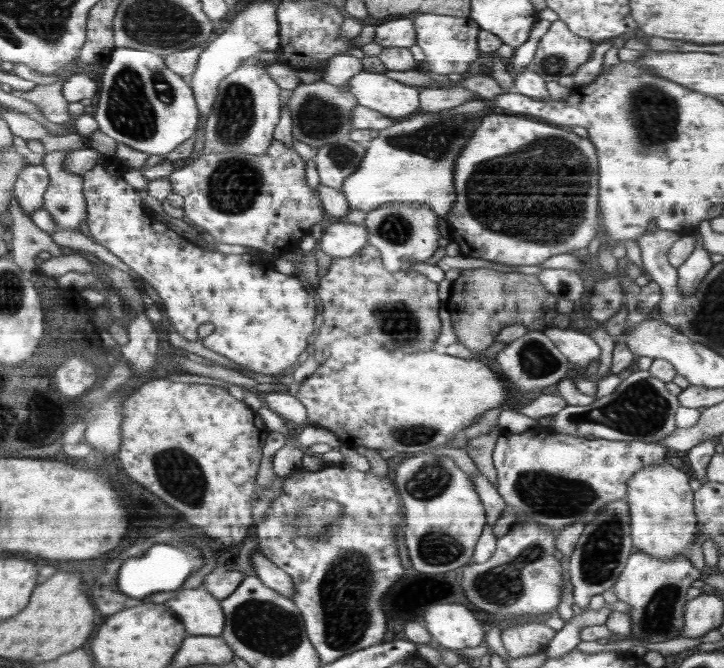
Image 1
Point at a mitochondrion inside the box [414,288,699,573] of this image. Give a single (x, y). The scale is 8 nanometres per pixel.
(641, 410)

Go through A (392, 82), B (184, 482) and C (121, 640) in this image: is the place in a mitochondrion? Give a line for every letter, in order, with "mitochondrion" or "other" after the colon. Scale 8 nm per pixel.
A: other
B: mitochondrion
C: other

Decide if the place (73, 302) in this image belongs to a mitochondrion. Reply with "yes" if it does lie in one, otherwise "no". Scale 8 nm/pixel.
no

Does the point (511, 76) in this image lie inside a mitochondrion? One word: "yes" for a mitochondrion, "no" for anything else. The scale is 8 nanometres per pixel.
no

